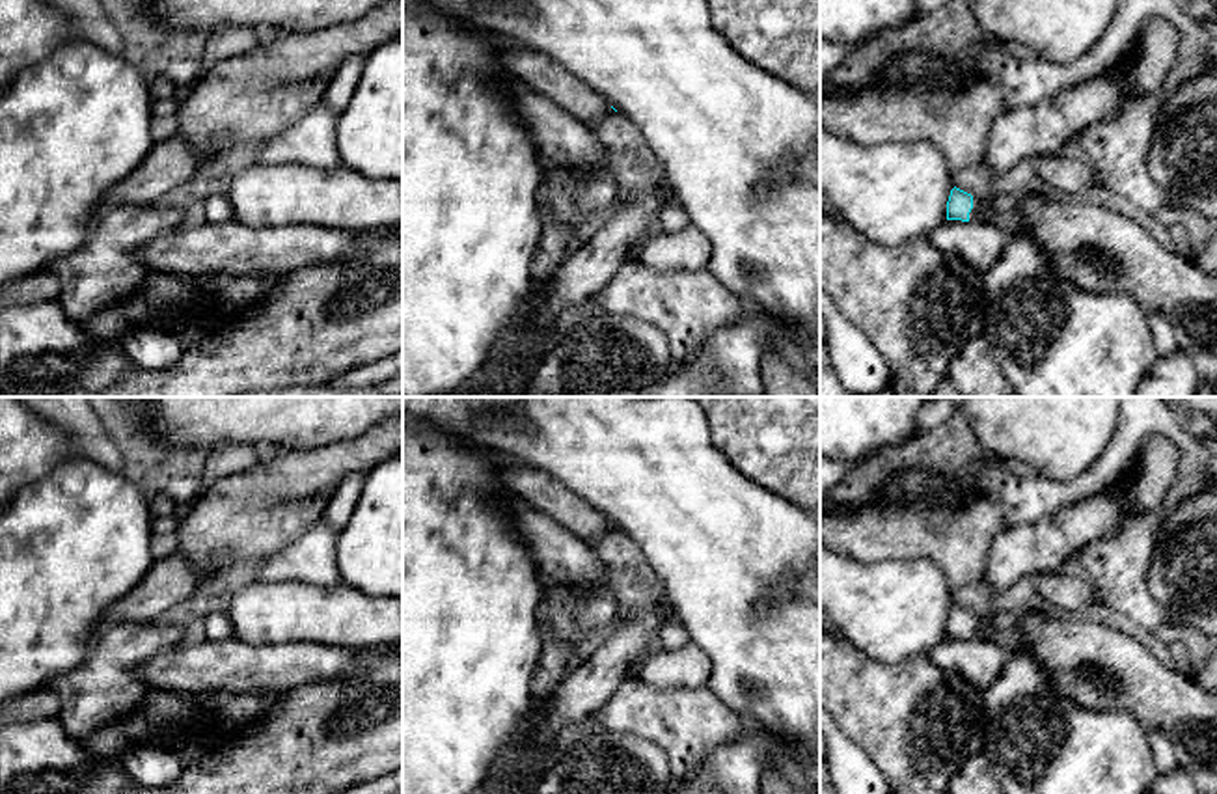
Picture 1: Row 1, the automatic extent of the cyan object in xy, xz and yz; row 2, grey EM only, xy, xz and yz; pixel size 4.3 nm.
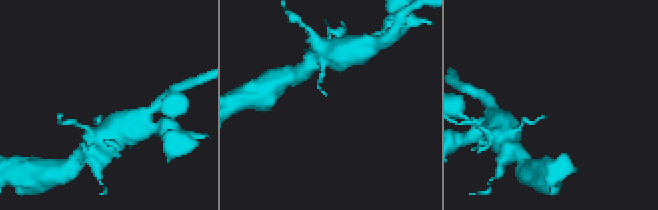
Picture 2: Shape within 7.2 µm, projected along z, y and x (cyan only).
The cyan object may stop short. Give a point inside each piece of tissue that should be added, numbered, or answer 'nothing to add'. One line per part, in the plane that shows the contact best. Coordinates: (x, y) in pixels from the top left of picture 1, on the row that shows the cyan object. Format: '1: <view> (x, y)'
1: yz (981, 207)

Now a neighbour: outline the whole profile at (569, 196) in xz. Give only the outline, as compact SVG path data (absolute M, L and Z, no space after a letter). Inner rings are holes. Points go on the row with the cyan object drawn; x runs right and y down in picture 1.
M546 166L539 194L544 222L563 222L576 229L593 212L609 212L622 201L608 170L576 171Z

